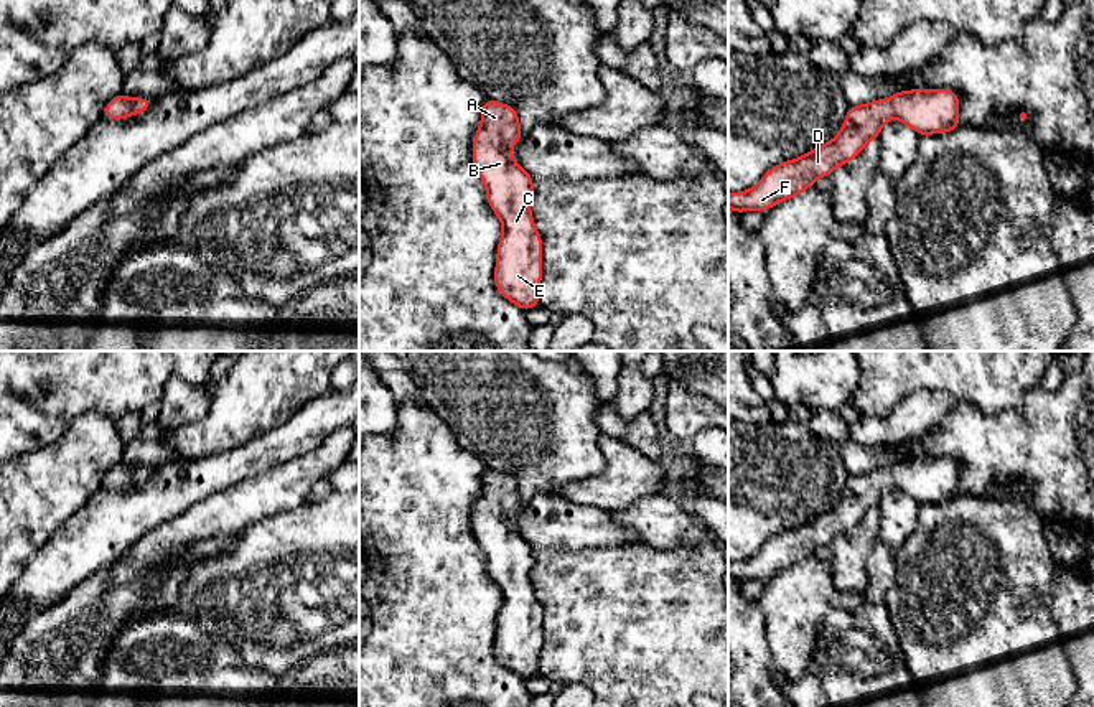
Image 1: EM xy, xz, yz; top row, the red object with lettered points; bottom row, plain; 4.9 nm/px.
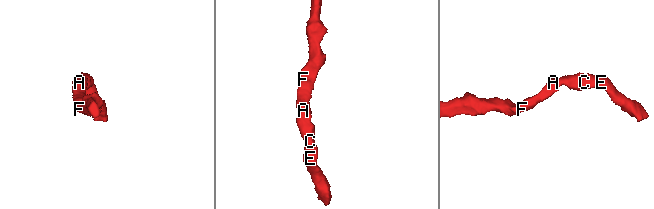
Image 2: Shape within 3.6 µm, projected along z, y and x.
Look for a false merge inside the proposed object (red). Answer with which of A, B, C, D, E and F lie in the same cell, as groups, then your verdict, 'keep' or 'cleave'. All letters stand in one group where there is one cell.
A B C D E F; keep

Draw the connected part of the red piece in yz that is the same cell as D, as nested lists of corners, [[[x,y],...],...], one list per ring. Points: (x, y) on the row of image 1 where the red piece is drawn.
[[[928,87],[852,105],[835,138],[769,168],[755,188],[728,194],[728,208],[738,214],[748,209],[769,211],[778,201],[801,194],[816,178],[830,176],[835,166],[852,162],[872,138],[880,137],[883,124],[891,117],[919,137],[959,130],[959,96],[952,89]]]

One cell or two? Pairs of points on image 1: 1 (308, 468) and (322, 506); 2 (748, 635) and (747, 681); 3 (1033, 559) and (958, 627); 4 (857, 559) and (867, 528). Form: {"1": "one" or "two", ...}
{"1": "two", "2": "one", "3": "one", "4": "one"}

